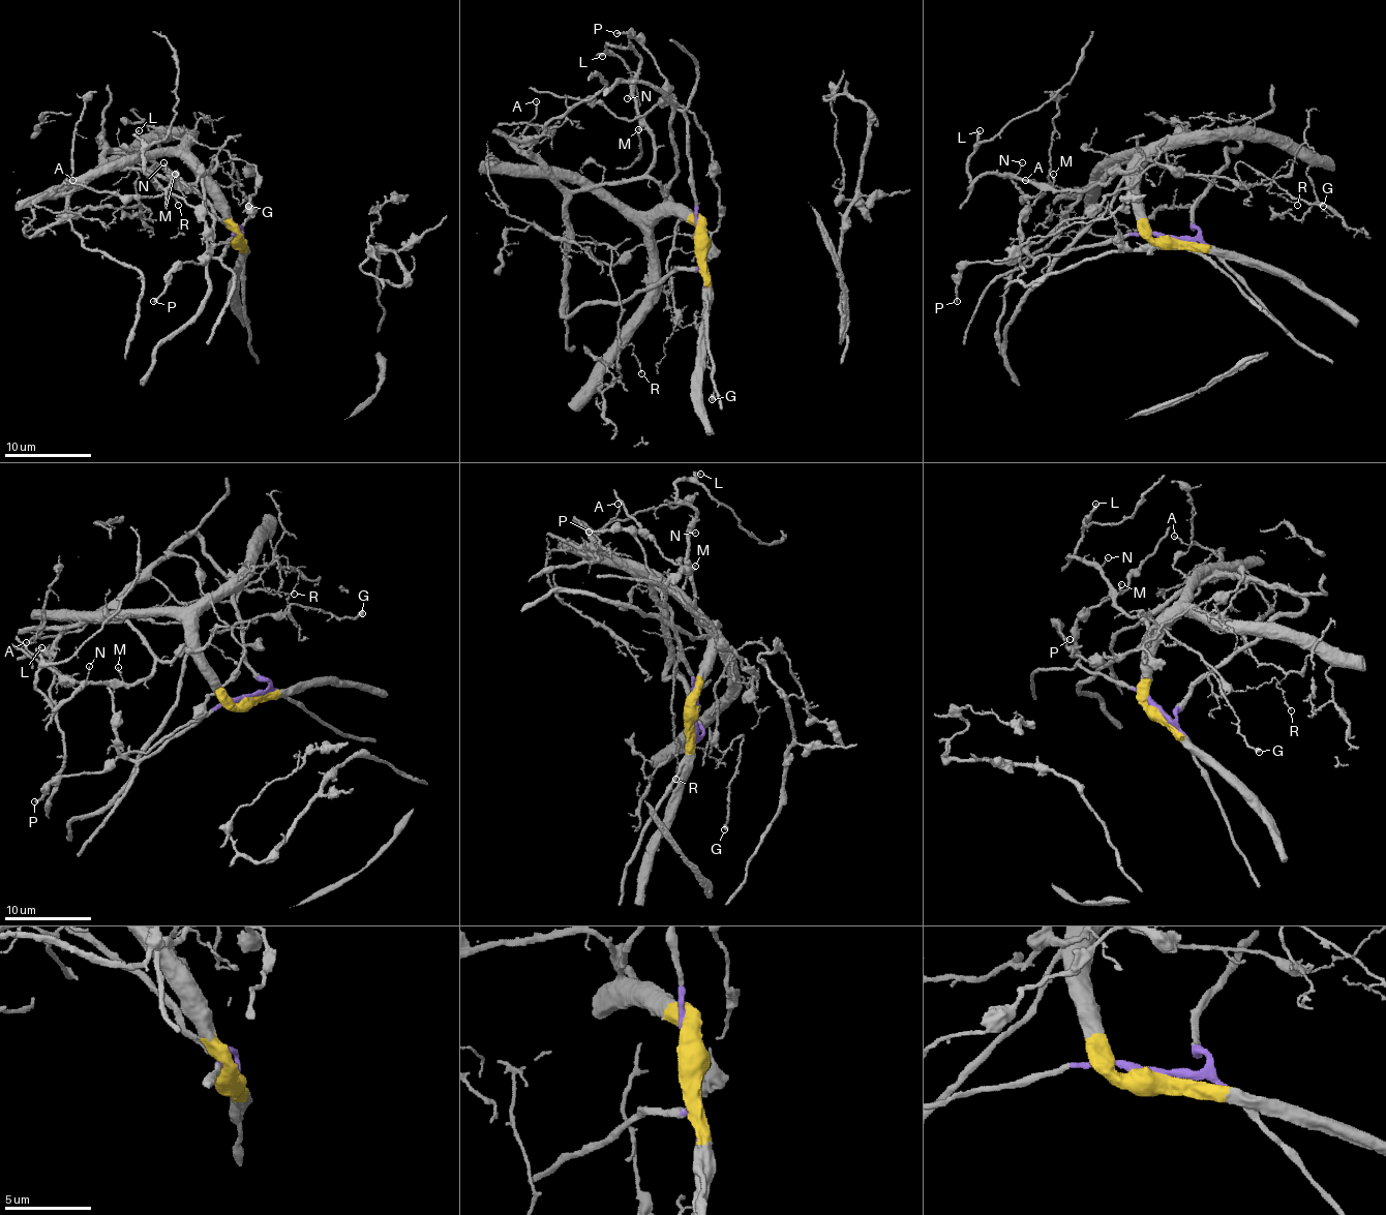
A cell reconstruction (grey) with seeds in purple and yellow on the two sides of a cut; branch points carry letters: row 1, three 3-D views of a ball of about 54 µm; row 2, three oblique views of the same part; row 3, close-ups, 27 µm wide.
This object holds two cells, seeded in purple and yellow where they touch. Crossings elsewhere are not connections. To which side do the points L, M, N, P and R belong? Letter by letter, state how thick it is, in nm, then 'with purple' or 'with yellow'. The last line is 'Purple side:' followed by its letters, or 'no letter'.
L: 180 nm | with purple
M: 160 nm | with purple
N: 100 nm | with purple
P: 180 nm | with purple
R: 90 nm | with purple
Purple side: L, M, N, P, R

